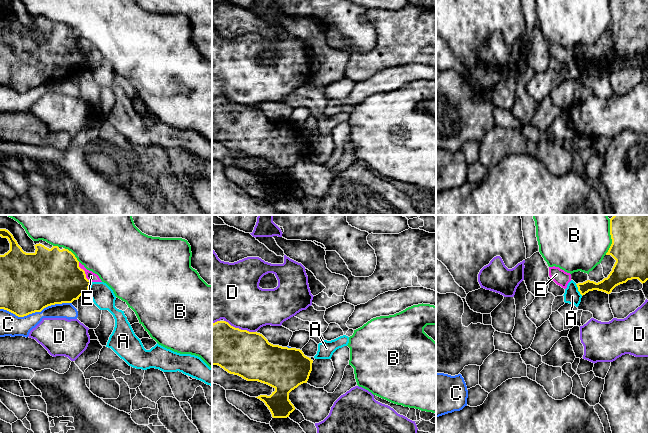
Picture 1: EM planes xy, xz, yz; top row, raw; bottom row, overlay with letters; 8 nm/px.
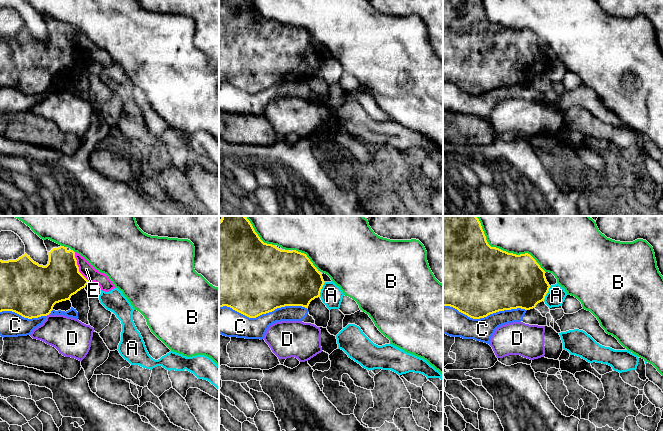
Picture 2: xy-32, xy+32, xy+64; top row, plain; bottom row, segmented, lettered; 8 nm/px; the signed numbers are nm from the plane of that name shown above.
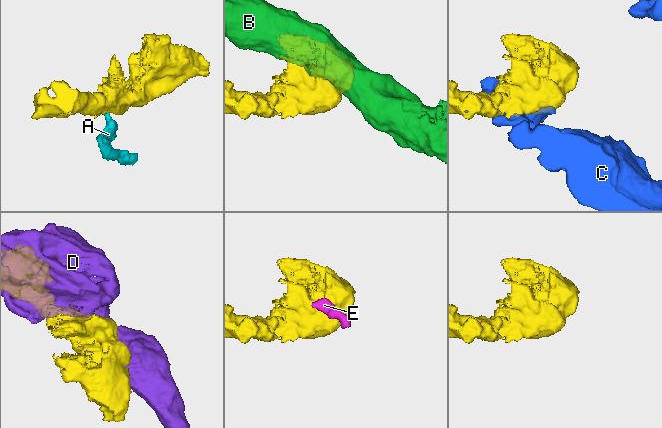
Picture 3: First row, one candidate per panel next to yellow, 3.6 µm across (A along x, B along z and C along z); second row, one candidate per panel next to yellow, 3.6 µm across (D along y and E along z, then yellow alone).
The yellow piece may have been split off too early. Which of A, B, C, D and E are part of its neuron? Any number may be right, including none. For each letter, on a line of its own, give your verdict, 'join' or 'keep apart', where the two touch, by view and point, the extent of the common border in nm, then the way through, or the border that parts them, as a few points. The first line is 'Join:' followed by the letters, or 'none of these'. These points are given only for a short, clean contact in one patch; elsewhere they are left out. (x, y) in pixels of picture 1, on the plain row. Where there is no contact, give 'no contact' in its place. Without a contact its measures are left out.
Join: none of these
A: keep apart; meets yellow in yz at (578, 66); contact 110 nm long; border along yz (575, 60), (582, 71)
B: keep apart; meets yellow in yz at (611, 14); contact 260 nm long
C: keep apart; meets yellow in xy at (35, 87); contact 600 nm long
D: keep apart; meets yellow in xz at (240, 105); contact 280 nm long
E: keep apart; meets yellow in xy at (84, 48); contact 190 nm long; border along xy (78, 38), (85, 52), (91, 57)

